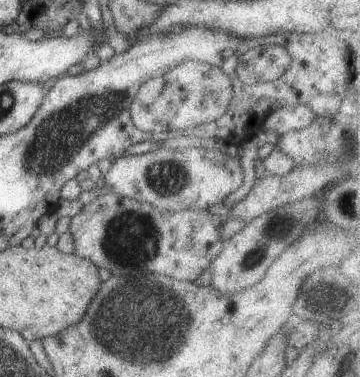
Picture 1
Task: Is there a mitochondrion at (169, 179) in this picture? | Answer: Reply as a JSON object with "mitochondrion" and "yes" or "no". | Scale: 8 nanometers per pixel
{"mitochondrion":"yes"}

